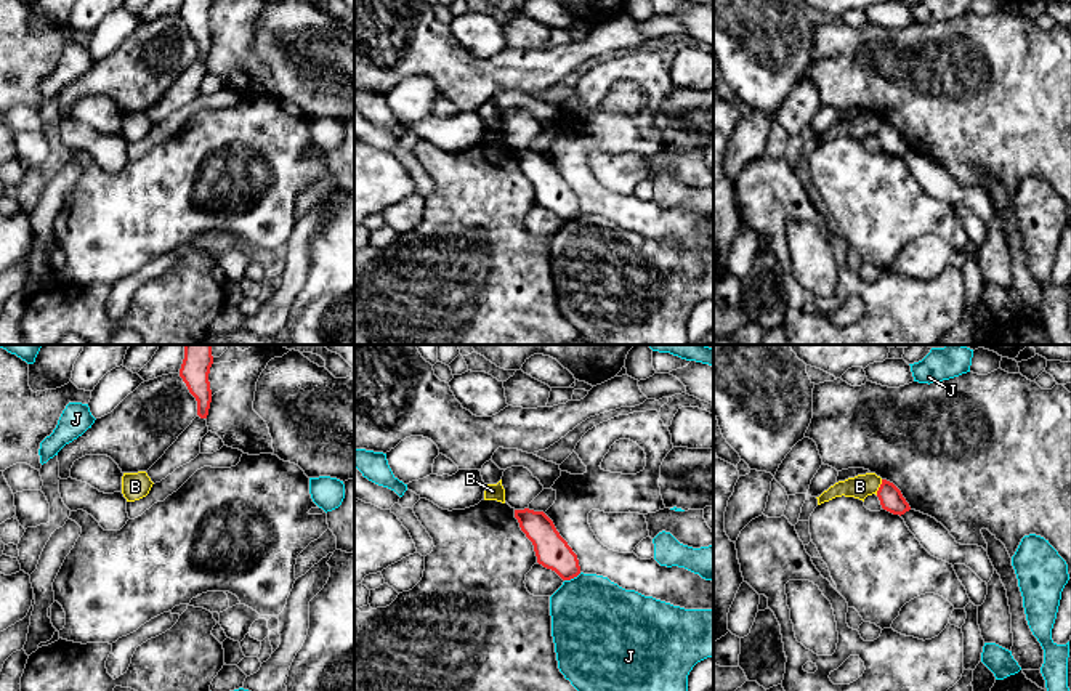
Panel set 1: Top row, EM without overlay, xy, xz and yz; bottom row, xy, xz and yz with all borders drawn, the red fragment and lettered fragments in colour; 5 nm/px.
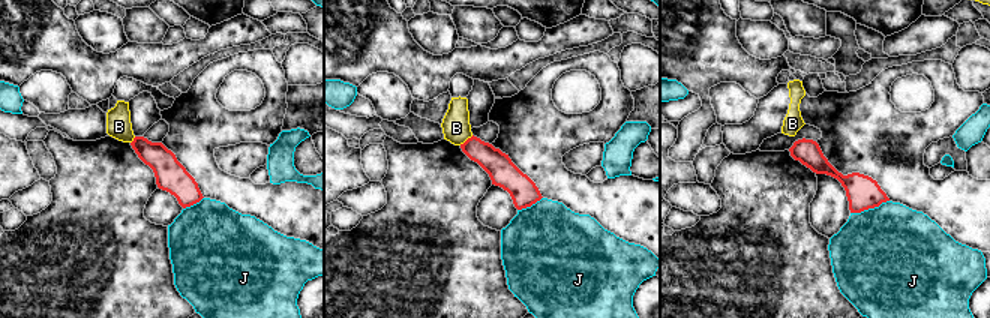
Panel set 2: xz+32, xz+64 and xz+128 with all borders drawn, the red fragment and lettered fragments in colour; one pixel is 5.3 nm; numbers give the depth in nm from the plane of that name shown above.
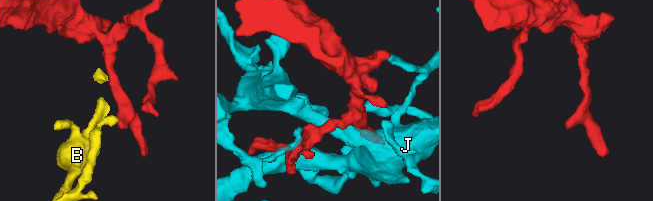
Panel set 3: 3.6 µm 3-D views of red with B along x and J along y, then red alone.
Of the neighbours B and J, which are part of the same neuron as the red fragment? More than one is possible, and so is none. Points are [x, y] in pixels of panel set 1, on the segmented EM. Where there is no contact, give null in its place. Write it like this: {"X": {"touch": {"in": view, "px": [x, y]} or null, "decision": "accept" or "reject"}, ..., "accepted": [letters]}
{"B": {"touch": {"in": "yz", "px": [879, 488]}, "decision": "reject"}, "J": {"touch": {"in": "xz", "px": [573, 577]}, "decision": "reject"}, "accepted": []}

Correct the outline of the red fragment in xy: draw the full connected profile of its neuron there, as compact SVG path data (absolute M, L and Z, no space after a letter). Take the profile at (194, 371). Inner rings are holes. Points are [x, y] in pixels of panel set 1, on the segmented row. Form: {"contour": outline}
{"contour": "M184 345L184 359L180 369L180 377L186 383L189 393L196 398L197 415L200 418L207 418L212 402L208 382L212 364L212 345Z"}

